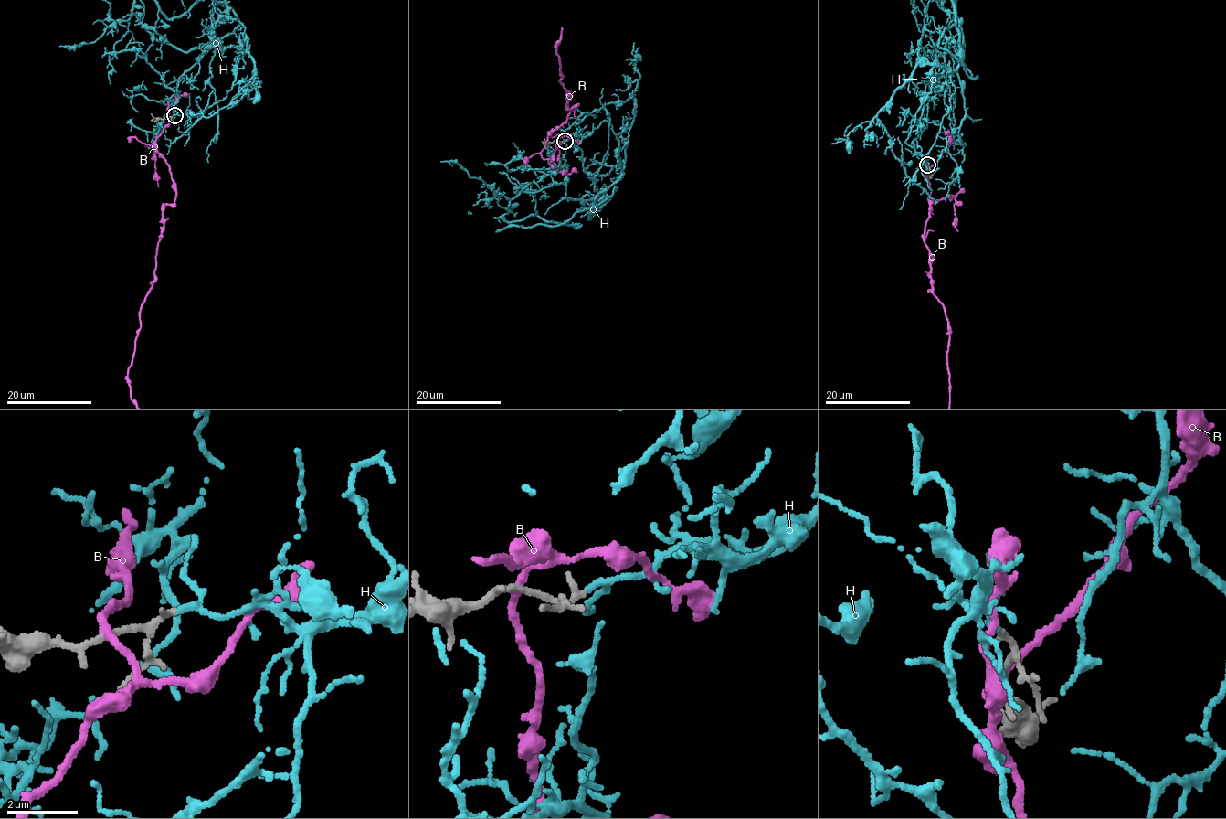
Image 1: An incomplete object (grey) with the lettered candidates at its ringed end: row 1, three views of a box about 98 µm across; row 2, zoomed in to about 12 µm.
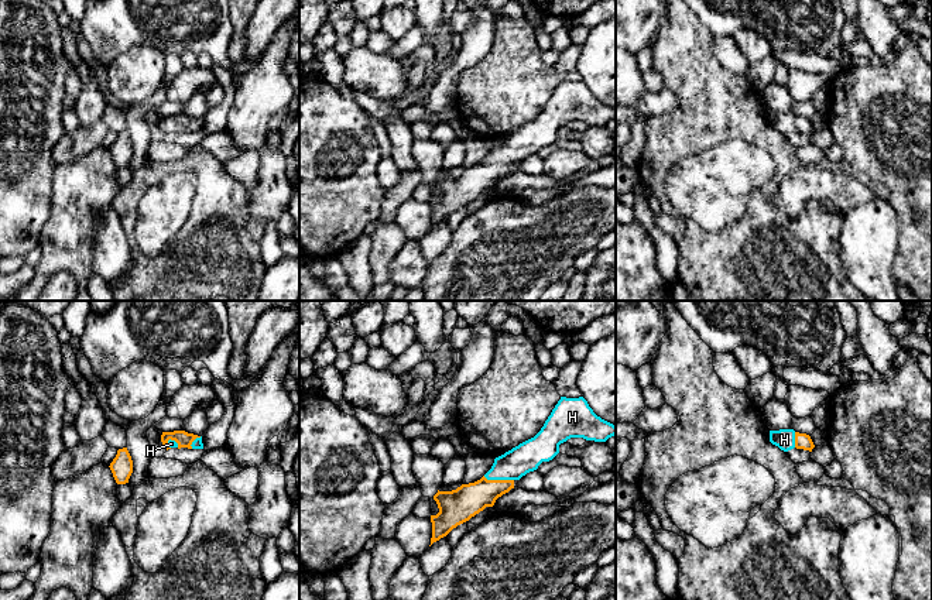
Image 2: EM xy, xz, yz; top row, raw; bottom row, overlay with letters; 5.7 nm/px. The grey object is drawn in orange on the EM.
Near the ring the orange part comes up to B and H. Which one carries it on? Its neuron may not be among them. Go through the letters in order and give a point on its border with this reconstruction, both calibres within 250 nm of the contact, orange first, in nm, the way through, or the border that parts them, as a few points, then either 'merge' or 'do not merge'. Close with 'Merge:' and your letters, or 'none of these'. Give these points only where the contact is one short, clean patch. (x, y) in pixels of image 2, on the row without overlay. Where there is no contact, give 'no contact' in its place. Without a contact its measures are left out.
B: no contact | do not merge
H: xz (499, 164) | 190/170 nm | across xz (468, 184), (483, 177), (499, 164), (527, 140) | merge
Merge: H

